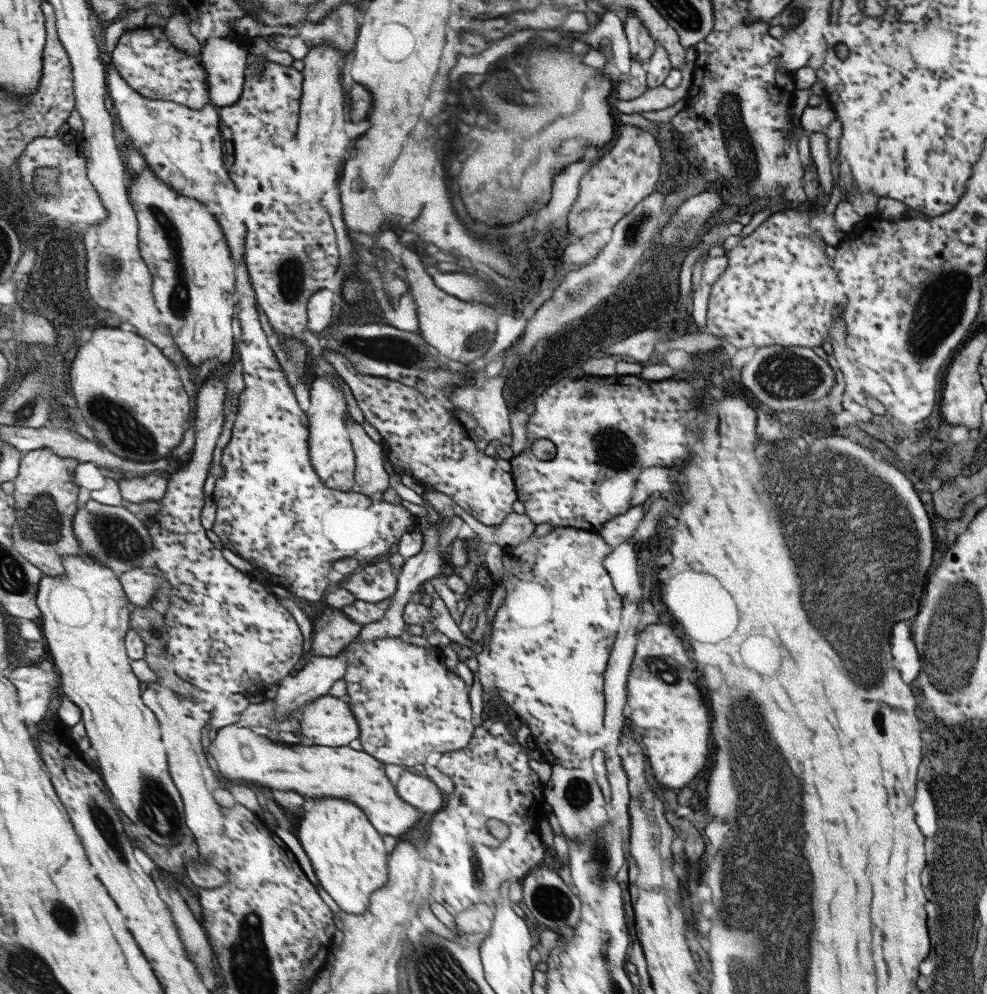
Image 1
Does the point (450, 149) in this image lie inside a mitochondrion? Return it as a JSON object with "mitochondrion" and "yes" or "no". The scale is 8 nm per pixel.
{"mitochondrion":"no"}

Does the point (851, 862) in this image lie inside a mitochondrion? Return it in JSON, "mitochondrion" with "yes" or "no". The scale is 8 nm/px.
{"mitochondrion":"no"}

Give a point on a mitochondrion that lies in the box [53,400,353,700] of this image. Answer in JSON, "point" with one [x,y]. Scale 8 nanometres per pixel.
{"point":[120,540]}

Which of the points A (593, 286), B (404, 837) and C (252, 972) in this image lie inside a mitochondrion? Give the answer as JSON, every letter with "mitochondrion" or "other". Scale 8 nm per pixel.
{"A":"mitochondrion","B":"other","C":"mitochondrion"}

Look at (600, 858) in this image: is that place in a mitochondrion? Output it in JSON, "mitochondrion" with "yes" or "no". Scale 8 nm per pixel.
{"mitochondrion":"yes"}

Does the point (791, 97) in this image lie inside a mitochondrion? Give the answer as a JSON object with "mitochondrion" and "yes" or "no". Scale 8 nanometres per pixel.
{"mitochondrion":"no"}

